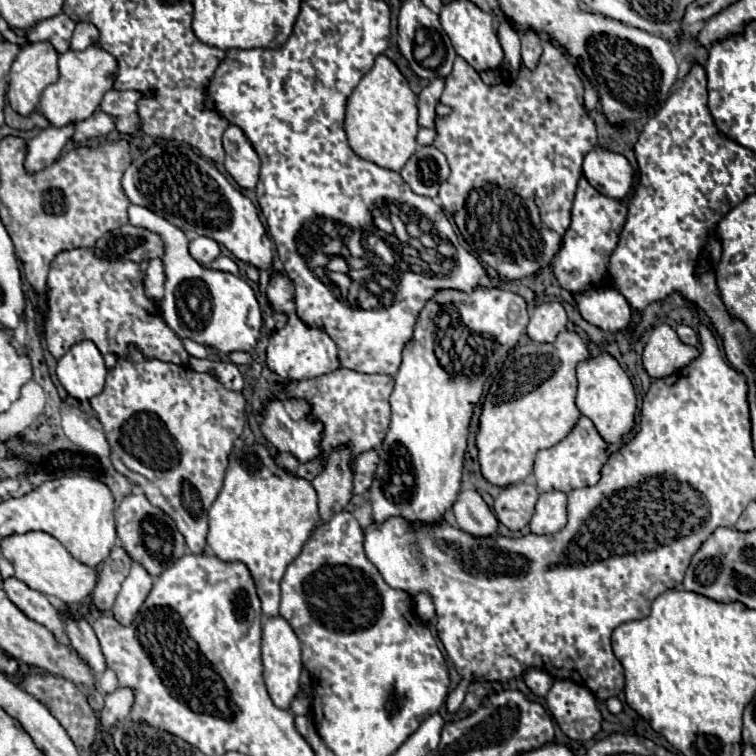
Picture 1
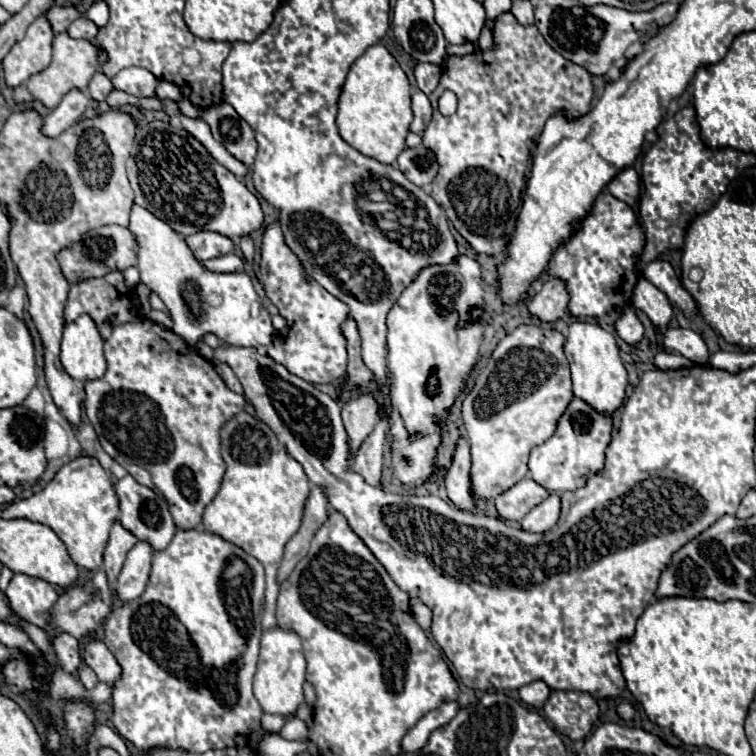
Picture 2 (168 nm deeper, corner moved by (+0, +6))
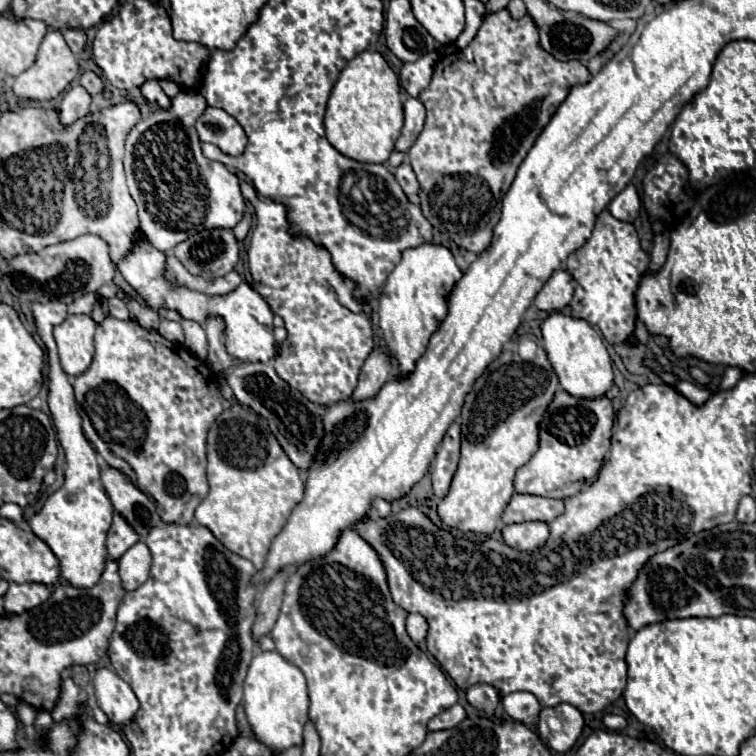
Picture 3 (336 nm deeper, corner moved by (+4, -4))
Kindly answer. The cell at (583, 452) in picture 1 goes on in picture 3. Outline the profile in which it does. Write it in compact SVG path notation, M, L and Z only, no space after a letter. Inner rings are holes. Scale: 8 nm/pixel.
M558 390L552 406L548 406L544 414L544 422L540 424L540 448L538 452L524 464L514 478L514 488L520 494L536 494L546 498L566 500L576 494L586 480L598 474L606 452L610 450L612 438L612 422L614 410L608 398L596 400L580 400L572 398L568 392Z

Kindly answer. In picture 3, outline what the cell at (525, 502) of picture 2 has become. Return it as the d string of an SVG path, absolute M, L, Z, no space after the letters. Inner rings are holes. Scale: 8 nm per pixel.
M514 494L502 514L502 522L504 524L528 522L528 520L552 522L558 514L562 514L562 510L564 510L562 500L552 500L532 494Z

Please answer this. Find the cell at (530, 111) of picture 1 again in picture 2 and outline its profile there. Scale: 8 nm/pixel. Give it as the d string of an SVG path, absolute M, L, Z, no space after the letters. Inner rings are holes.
M502 12L494 20L492 40L494 46L490 50L446 58L440 82L430 94L434 116L422 134L422 144L434 152L440 164L436 178L432 180L430 196L444 208L448 220L476 252L500 256L504 254L506 236L514 230L522 206L522 190L526 186L524 174L540 128L544 128L548 116L556 112L564 112L566 116L586 114L592 104L592 76L586 68L572 64L554 52L534 24L522 26L512 12ZM444 90L452 90L458 96L458 110L452 116L442 116L438 110L438 98Z

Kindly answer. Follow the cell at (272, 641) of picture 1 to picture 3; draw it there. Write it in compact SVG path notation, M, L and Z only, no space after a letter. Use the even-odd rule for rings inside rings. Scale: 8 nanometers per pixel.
M276 650L258 652L244 682L244 710L254 736L266 746L282 752L290 746L302 744L302 732L308 720L308 692L302 670Z

